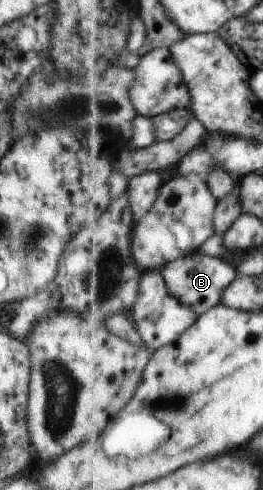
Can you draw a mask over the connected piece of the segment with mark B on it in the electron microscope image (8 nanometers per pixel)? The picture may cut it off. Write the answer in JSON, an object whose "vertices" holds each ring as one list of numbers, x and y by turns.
{"vertices":[[200,251,168,263,162,271,170,296,189,306,198,316,220,305,224,291,239,275,234,265,220,257,205,256]]}

